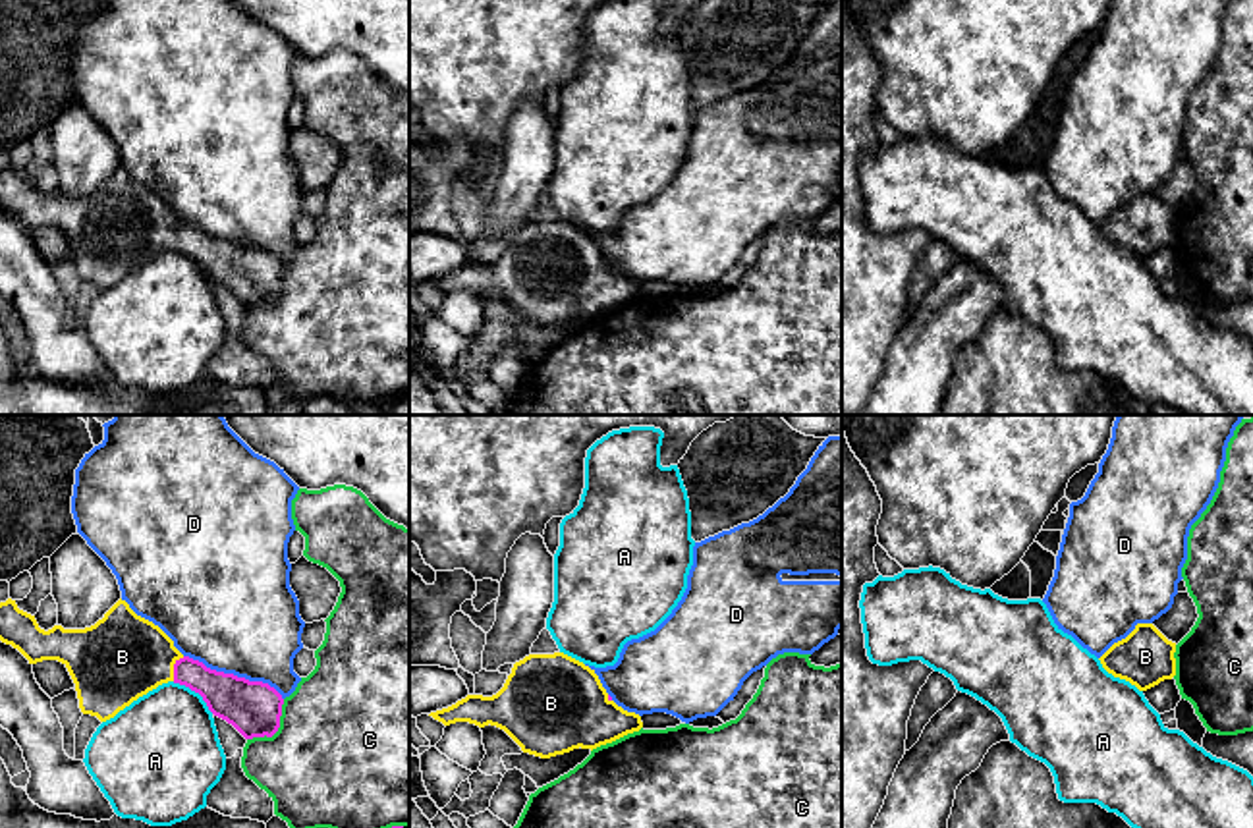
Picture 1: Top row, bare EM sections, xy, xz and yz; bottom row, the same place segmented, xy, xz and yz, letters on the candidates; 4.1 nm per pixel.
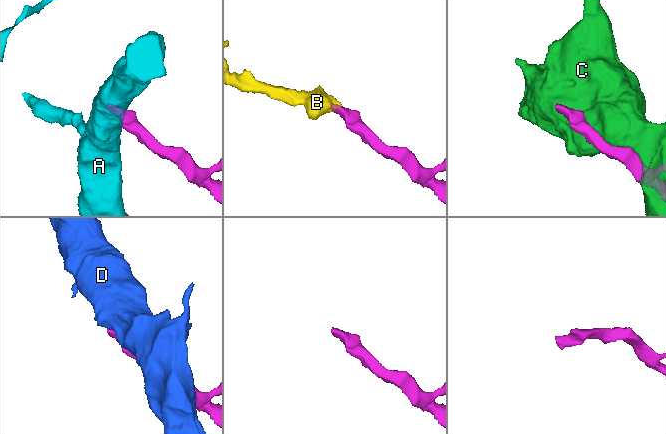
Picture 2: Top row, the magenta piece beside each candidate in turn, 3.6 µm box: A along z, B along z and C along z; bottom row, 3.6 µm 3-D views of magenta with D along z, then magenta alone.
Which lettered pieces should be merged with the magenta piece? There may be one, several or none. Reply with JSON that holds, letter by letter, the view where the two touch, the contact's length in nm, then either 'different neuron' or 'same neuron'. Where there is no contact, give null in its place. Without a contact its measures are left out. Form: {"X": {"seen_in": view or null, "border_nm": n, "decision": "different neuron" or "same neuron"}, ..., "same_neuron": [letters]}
{"A": {"seen_in": "xy", "border_nm": 220, "decision": "different neuron"}, "B": {"seen_in": "xy", "border_nm": 120, "decision": "same neuron"}, "C": {"seen_in": "xy", "border_nm": 240, "decision": "different neuron"}, "D": {"seen_in": "xy", "border_nm": 460, "decision": "different neuron"}, "same_neuron": ["B"]}

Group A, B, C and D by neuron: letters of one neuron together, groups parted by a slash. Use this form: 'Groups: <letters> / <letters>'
Groups: A / B / C / D

